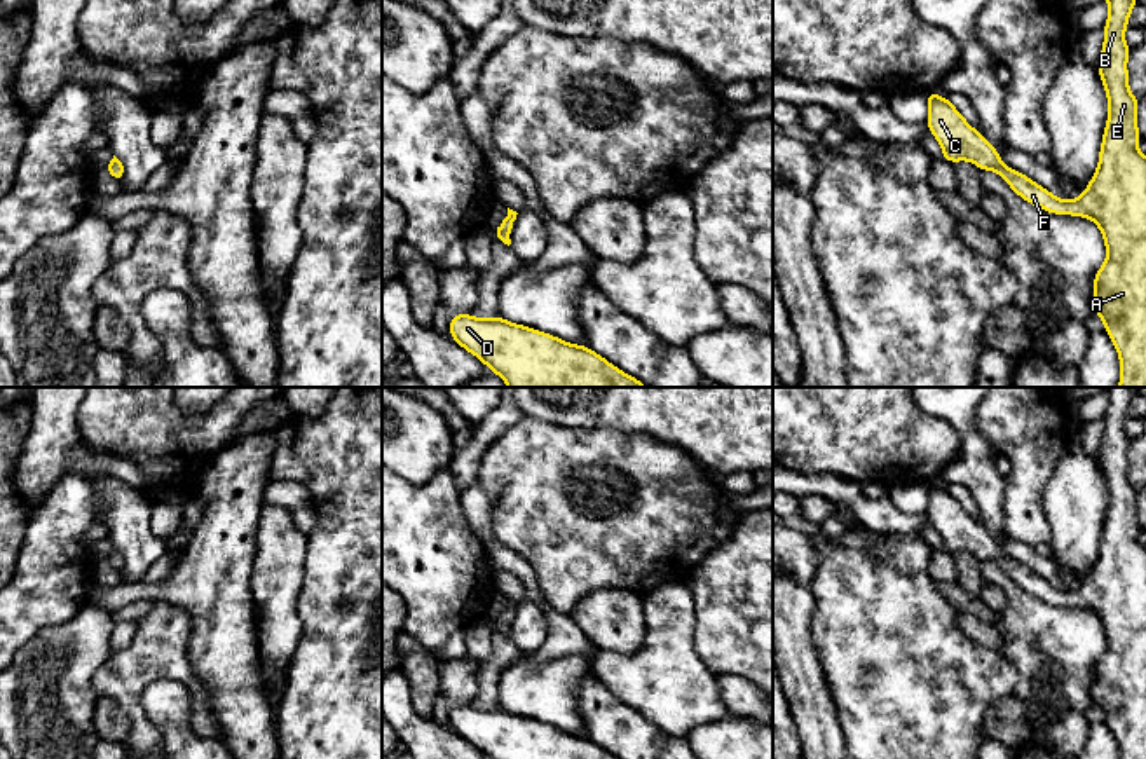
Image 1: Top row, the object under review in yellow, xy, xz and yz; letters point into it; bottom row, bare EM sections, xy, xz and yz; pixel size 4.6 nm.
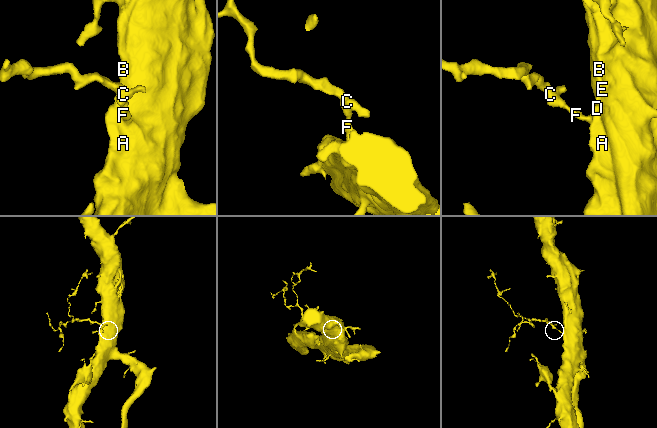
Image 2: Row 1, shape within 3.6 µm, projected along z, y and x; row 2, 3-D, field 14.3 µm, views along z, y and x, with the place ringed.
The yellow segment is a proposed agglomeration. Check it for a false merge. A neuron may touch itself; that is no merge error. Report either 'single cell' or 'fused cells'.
single cell

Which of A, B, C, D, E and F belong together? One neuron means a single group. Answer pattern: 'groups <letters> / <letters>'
groups A B C D E F

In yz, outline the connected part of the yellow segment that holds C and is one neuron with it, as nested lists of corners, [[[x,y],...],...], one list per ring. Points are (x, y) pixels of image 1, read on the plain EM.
[[[1101,387],[1109,396],[1099,466],[1109,503],[1099,555],[1078,590],[1064,591],[1008,558],[949,489],[928,482],[930,523],[951,555],[970,551],[998,564],[1029,595],[1052,605],[1090,609],[1102,623],[1106,651],[1094,667],[1092,696],[1120,747],[1120,759],[1146,759],[1146,546],[1137,539],[1139,489],[1129,482],[1130,438],[1123,426],[1136,387]]]

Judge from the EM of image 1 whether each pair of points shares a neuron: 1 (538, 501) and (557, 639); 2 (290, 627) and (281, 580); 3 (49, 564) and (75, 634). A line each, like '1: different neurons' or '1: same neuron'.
1: different neurons
2: same neuron
3: different neurons

